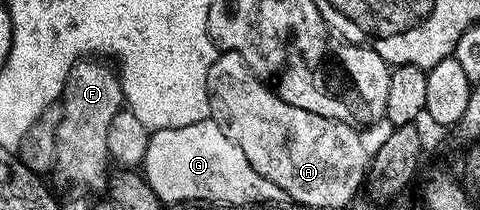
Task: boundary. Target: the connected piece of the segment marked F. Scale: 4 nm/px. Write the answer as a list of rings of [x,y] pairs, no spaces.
[[[75,62],[70,68],[62,95],[62,124],[58,124],[58,148],[54,174],[84,192],[109,189],[110,159],[106,135],[114,116],[125,105],[119,73],[104,62]]]

